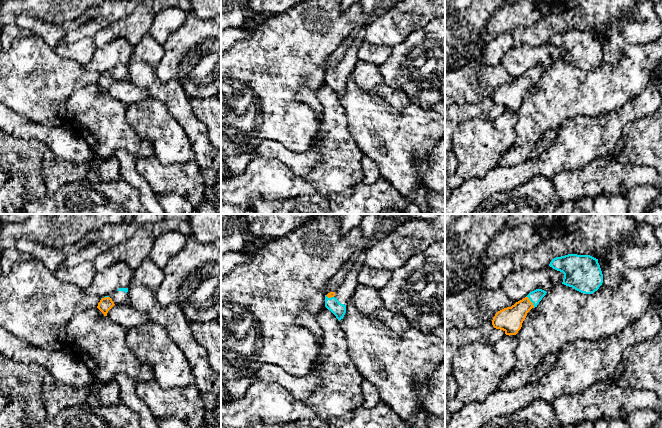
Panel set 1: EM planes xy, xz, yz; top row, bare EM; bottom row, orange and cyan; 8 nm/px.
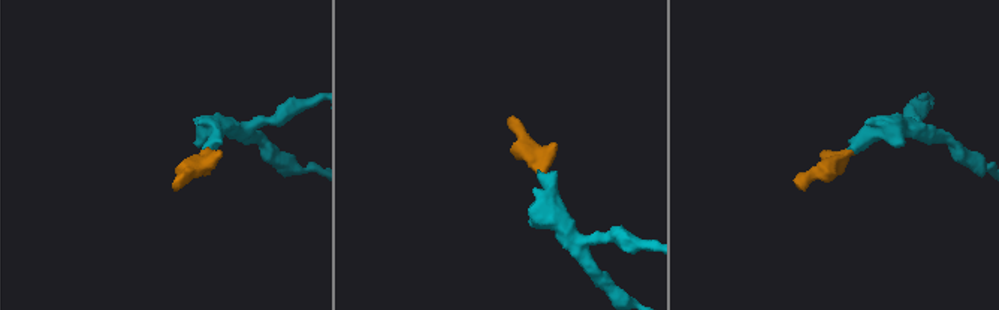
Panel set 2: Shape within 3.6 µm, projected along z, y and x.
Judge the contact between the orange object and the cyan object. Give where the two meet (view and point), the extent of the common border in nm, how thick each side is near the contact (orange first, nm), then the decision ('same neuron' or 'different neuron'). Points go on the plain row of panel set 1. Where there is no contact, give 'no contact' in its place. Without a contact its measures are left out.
yz (531, 78) | 120 nm | 200/100 nm | same neuron

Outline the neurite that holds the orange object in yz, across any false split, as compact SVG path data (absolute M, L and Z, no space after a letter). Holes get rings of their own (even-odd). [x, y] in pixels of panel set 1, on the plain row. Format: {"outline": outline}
{"outline": "M536 65L511 83L498 87L492 96L493 103L503 106L506 111L516 111L521 105L527 89L537 83L546 69L542 65Z"}

